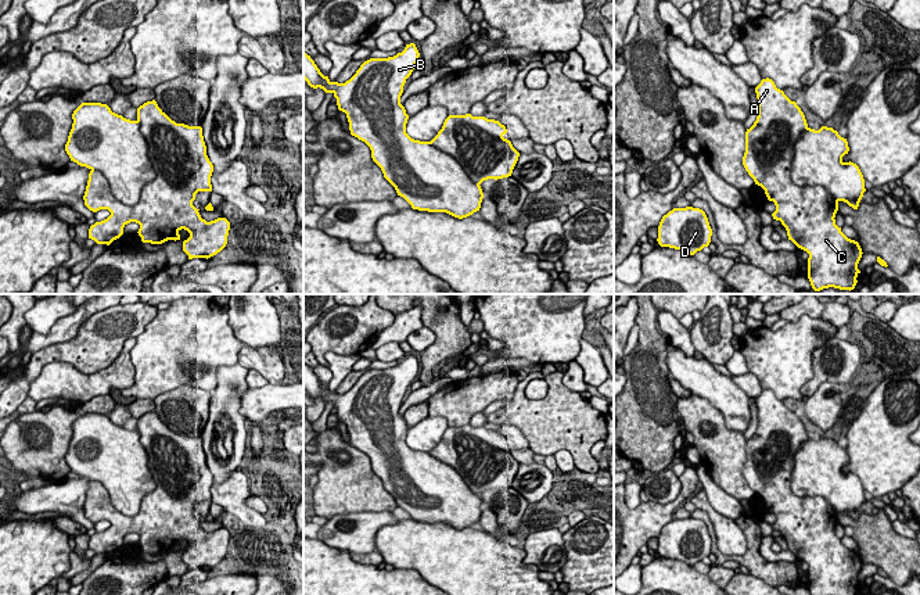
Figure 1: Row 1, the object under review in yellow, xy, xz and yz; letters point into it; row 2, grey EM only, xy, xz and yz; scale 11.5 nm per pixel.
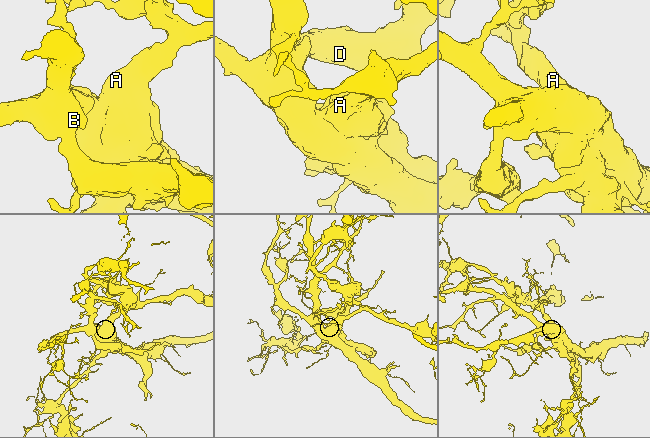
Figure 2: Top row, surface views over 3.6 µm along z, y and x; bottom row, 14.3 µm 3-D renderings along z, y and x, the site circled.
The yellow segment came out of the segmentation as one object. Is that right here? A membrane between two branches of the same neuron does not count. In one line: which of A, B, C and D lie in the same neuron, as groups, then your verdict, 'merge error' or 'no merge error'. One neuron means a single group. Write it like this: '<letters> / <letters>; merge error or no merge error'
A C / B D; merge error

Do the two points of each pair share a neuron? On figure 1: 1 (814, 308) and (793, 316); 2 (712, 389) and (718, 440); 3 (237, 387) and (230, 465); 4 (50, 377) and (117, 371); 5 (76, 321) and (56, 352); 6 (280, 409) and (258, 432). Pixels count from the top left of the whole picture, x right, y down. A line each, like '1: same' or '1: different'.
1: same
2: different
3: same
4: same
5: different
6: different

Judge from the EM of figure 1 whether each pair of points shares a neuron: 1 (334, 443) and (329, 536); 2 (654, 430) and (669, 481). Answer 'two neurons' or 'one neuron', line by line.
1: two neurons
2: two neurons

